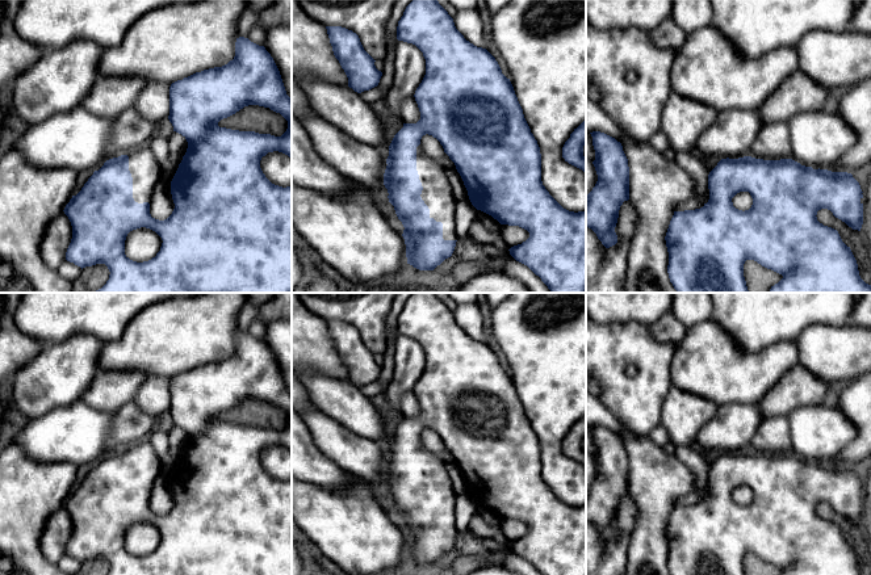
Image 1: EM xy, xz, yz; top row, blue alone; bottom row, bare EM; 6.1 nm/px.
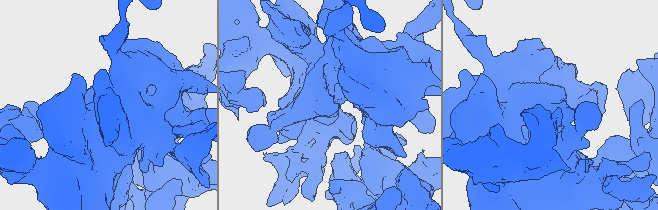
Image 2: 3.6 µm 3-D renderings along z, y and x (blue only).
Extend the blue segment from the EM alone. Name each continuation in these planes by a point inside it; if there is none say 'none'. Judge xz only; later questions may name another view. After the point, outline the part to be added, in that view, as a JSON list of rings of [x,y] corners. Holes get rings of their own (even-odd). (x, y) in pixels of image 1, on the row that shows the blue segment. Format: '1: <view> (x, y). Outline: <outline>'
1: xz (436, 193). Outline: [[[416,147],[416,171],[422,182],[422,200],[430,209],[430,218],[443,223],[443,239],[457,240],[455,230],[455,198],[444,169]]]

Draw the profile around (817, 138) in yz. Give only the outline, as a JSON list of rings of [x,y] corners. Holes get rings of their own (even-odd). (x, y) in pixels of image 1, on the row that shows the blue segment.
[[[804,112],[787,123],[790,159],[805,167],[826,169],[858,142],[855,131],[838,113]]]

